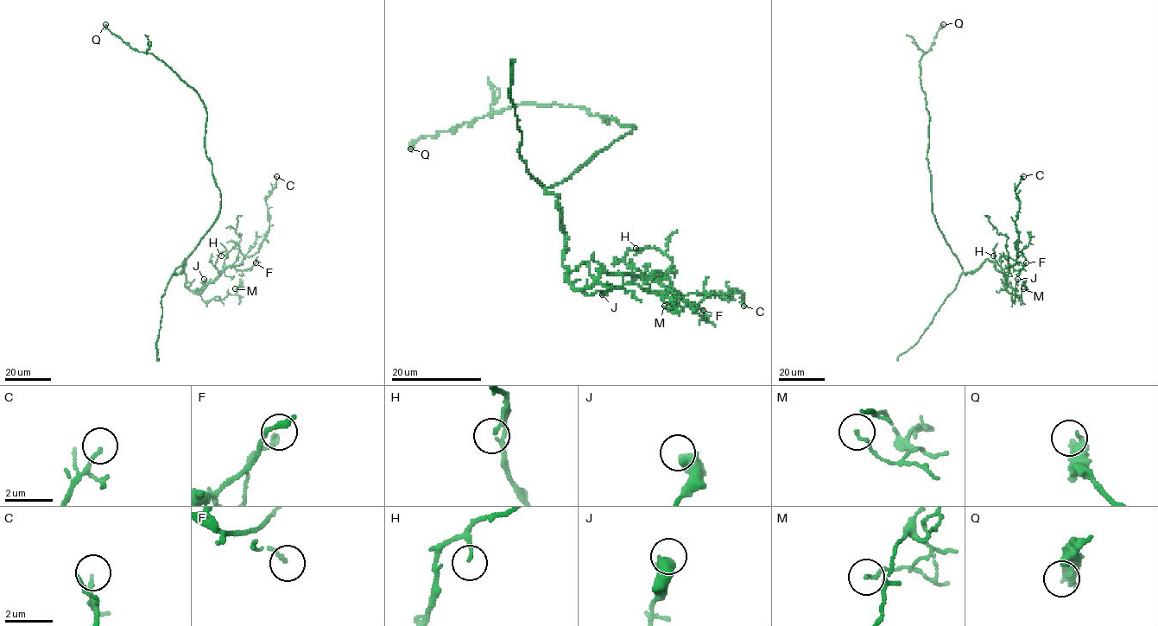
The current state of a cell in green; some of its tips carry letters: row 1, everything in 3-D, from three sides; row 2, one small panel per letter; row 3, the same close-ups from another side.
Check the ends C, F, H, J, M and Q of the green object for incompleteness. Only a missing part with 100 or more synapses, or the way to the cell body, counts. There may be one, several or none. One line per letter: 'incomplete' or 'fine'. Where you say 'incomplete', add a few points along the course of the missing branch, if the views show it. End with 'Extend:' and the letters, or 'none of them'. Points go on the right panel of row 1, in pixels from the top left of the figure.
C: fine
F: fine
H: fine
J: fine
M: fine
Q: fine
Extend: none of them

